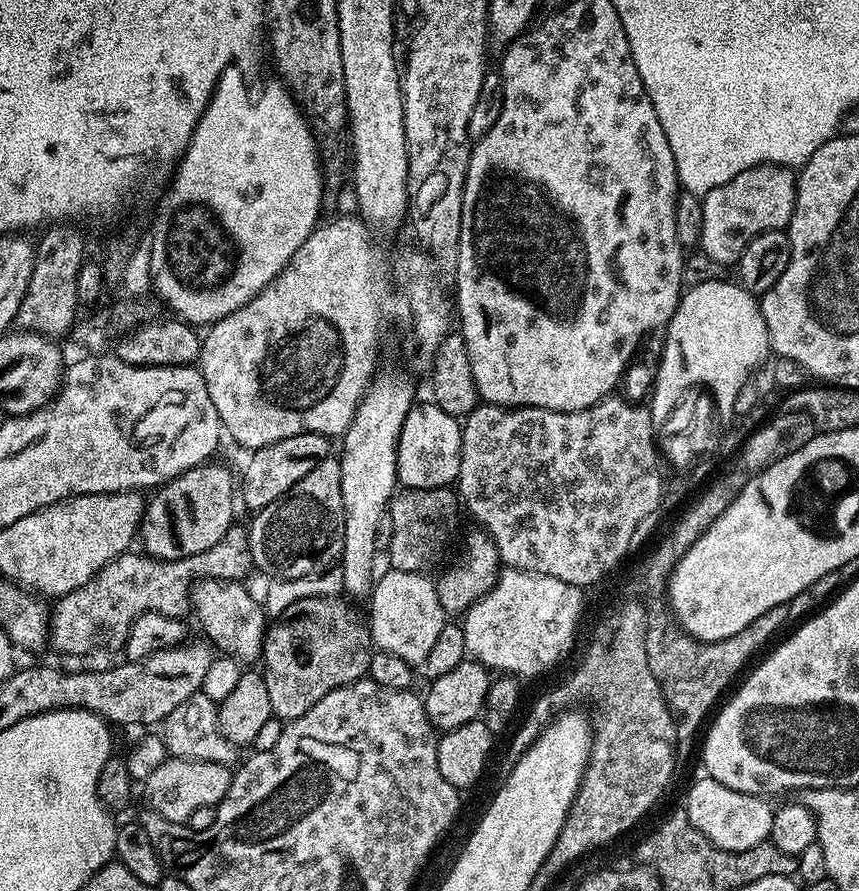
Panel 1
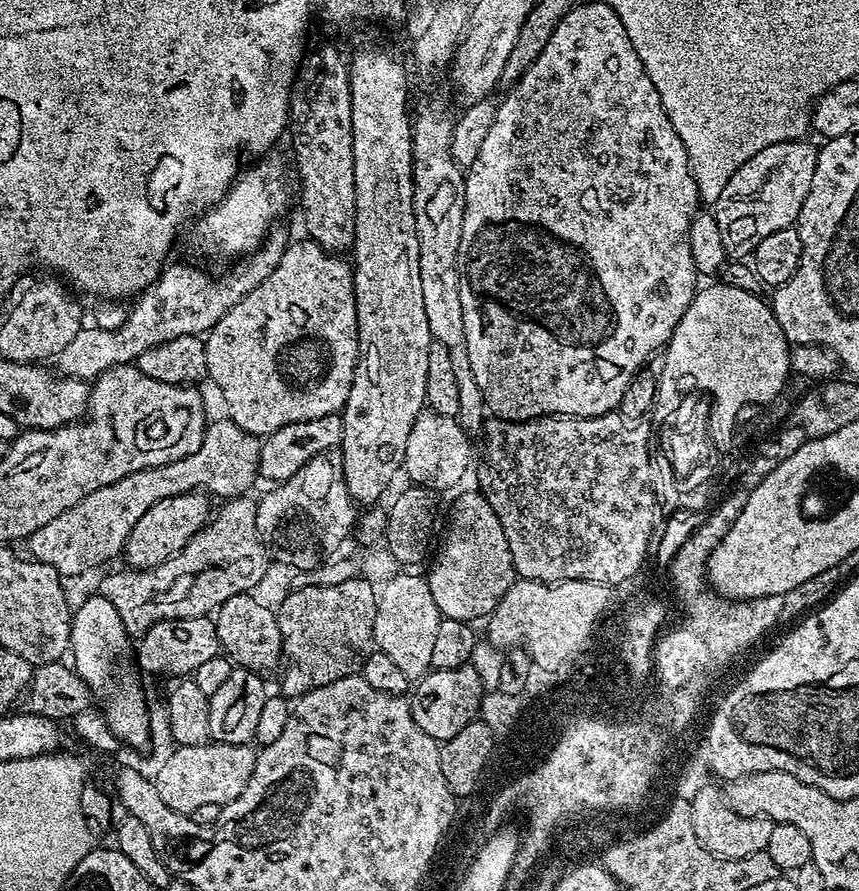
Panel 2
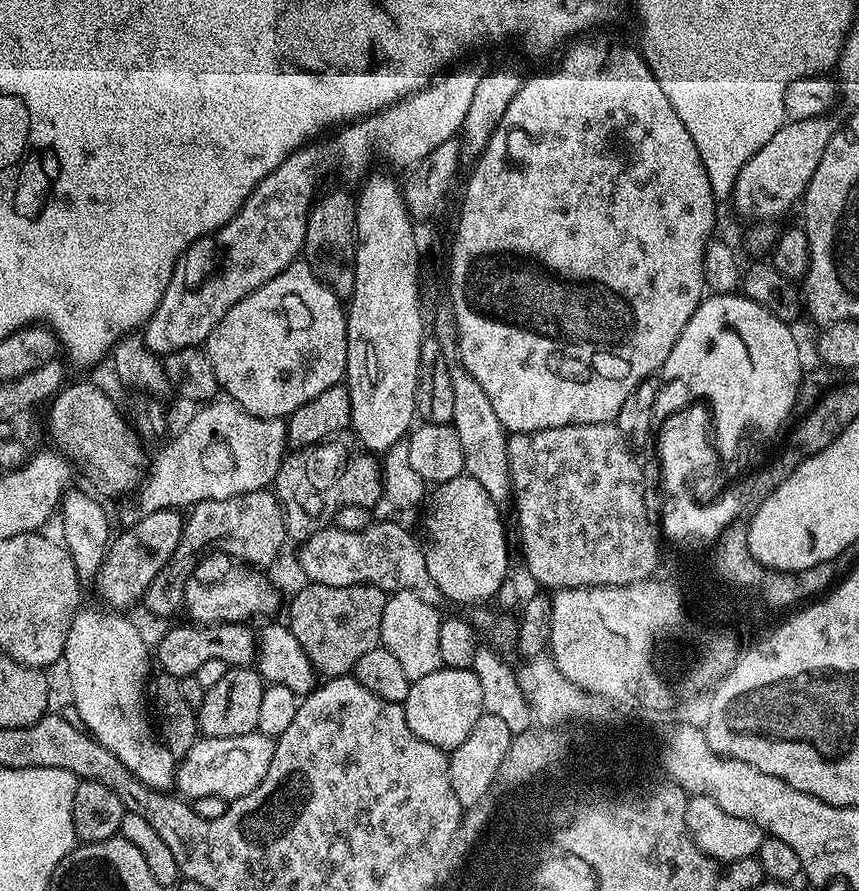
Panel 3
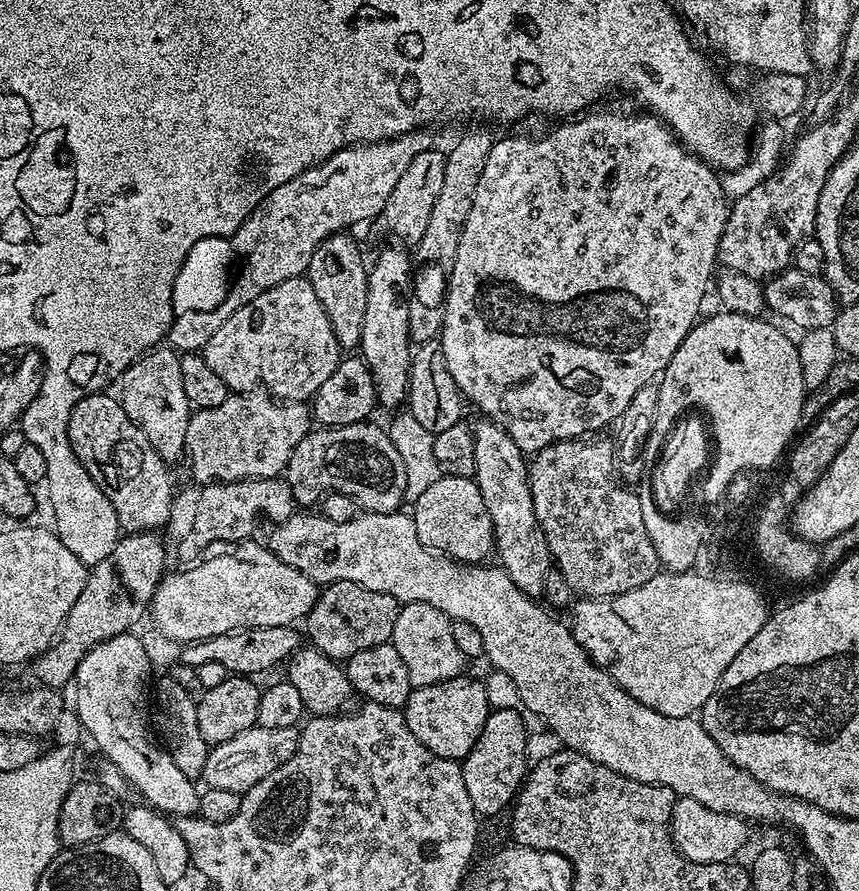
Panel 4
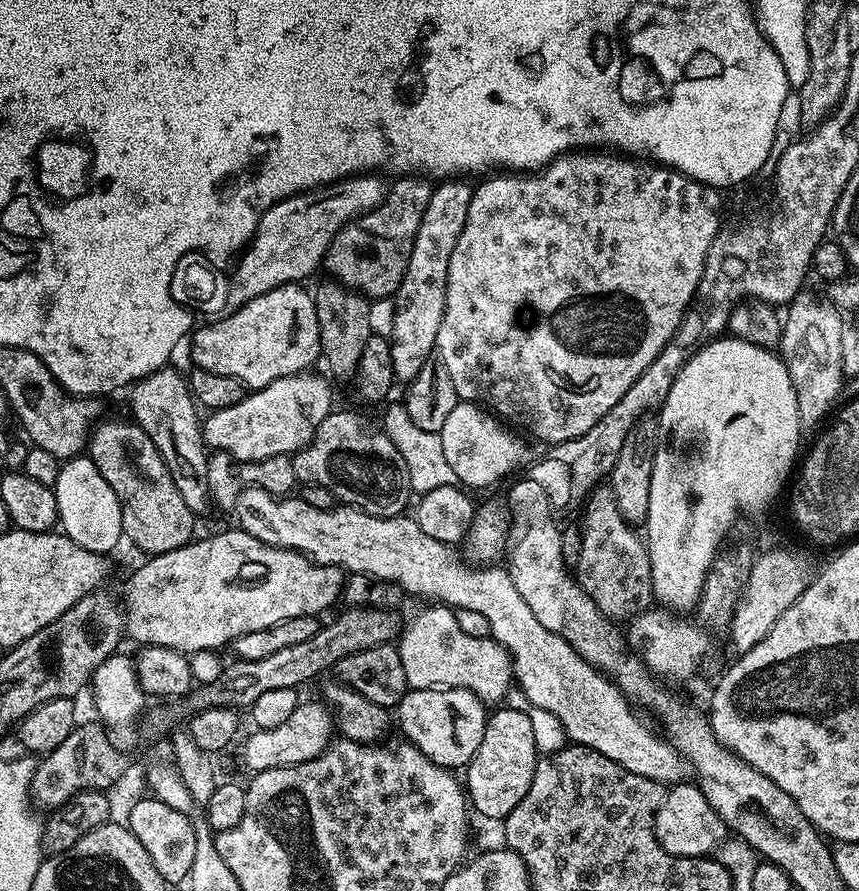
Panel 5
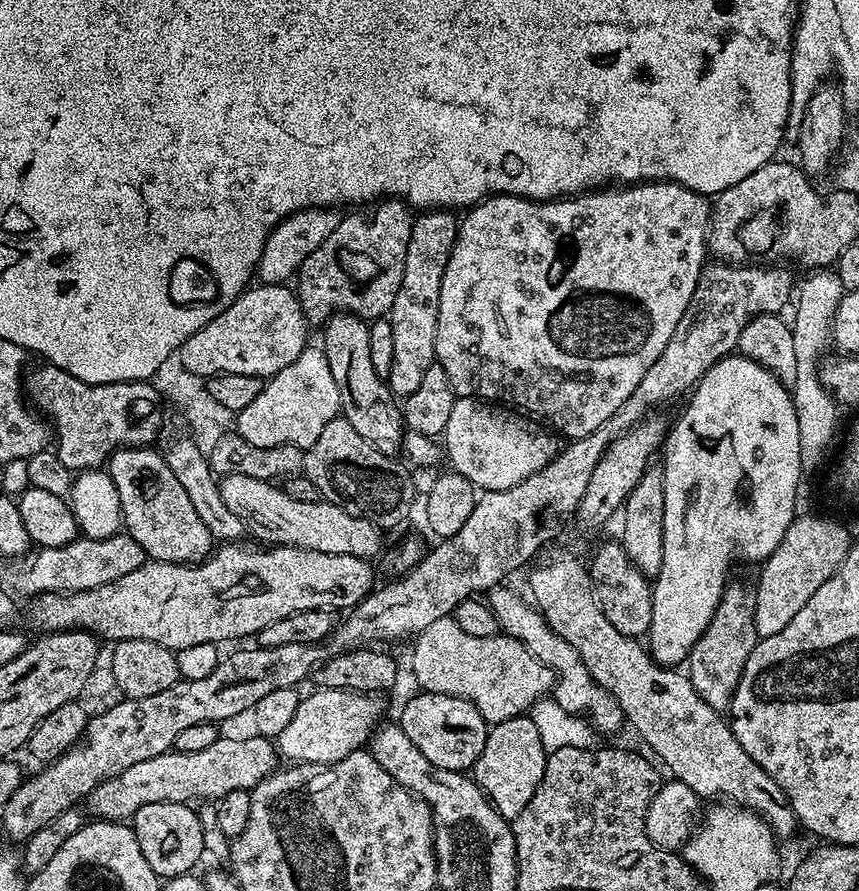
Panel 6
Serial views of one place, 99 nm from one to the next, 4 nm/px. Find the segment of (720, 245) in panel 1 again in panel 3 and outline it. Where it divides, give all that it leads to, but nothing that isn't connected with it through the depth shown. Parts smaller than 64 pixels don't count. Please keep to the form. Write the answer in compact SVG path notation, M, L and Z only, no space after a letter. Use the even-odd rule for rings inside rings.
M826 115L781 123L781 128L768 141L765 139L757 152L748 159L746 166L742 166L732 187L730 205L733 210L752 220L748 222L776 222L779 216L786 215L795 204L797 207L838 127L837 121L832 119L831 115Z

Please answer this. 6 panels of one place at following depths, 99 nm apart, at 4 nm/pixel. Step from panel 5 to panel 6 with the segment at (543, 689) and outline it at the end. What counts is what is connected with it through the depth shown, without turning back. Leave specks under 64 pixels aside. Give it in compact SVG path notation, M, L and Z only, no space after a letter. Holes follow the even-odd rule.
M229 472L219 481L222 502L230 514L238 514L245 525L272 546L318 550L322 554L350 554L376 558L380 552L381 529L366 518L350 514L323 499L300 502L275 483L250 478L241 472ZM508 587L493 588L491 592L487 593L486 602L494 610L503 635L512 636L518 642L525 644L546 667L556 673L556 683L552 685L550 693L551 699L555 700L558 706L562 706L569 714L587 718L597 733L616 732L620 724L622 728L625 719L618 702L605 688L598 686L598 682L594 682L590 670L586 670L574 646L570 646L570 642L554 634L554 630L545 622L539 611L527 599L524 601L514 589Z

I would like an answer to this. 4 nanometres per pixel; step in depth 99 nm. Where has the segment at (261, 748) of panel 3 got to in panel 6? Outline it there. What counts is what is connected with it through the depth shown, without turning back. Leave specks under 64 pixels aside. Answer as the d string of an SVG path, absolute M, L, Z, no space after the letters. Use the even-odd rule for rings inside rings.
M316 688L301 699L298 711L278 738L278 752L285 761L302 764L333 764L346 754L361 751L371 741L384 704L379 695L350 690Z

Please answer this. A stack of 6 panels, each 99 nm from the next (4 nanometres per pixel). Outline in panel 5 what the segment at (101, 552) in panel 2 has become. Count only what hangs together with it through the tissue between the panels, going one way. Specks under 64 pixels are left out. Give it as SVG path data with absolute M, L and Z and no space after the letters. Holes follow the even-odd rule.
M309 370L299 372L297 376L278 378L264 388L249 391L242 398L242 402L234 402L234 406L226 406L217 412L209 411L202 420L205 445L209 449L225 452L227 456L233 456L241 462L255 462L299 452L311 442L322 418L326 418L334 408L331 386L314 373L315 371Z

